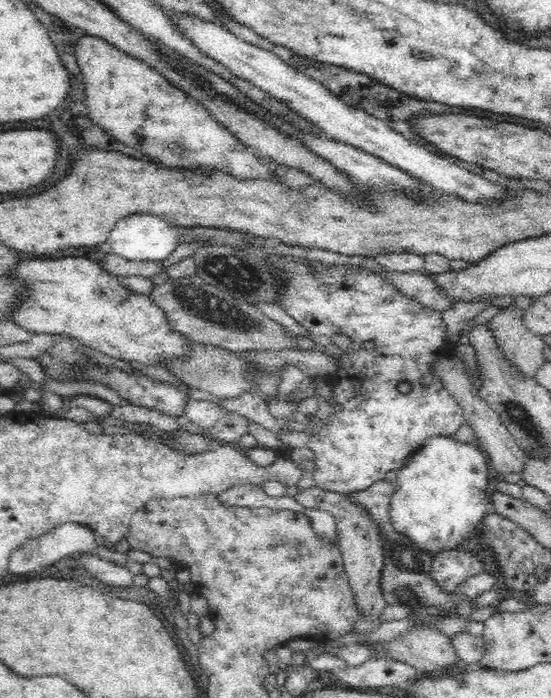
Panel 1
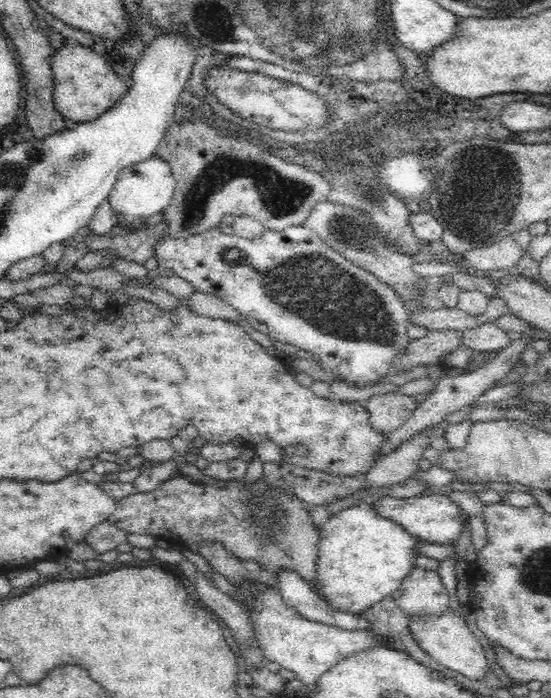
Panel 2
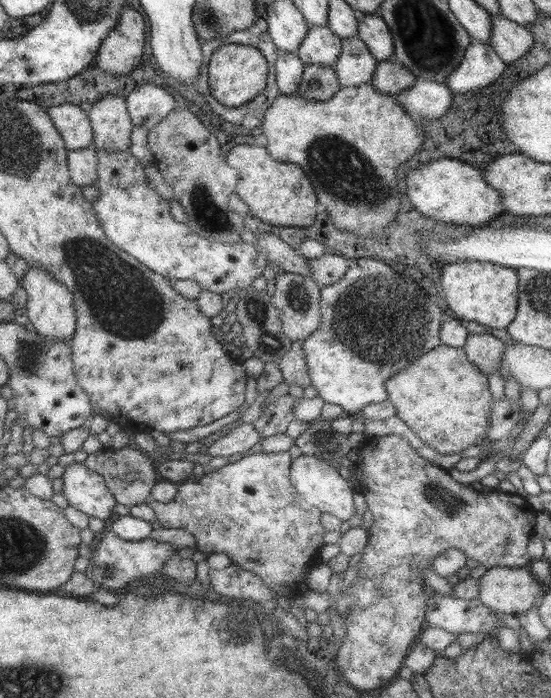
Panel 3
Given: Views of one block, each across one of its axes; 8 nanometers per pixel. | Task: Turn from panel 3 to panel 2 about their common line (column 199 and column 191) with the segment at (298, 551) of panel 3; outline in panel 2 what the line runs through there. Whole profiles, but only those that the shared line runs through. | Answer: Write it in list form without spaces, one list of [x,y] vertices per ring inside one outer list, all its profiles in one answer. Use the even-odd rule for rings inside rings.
[[[183,474],[163,480],[154,490],[125,496],[116,503],[116,508],[108,521],[120,530],[130,534],[149,534],[165,540],[174,547],[198,553],[200,542],[219,542],[232,556],[240,560],[254,560],[264,570],[278,576],[281,571],[294,571],[312,589],[323,588],[319,582],[318,546],[320,528],[312,519],[311,507],[298,496],[282,488],[272,487],[264,475],[249,483],[240,484],[236,478],[224,481],[224,486],[202,484],[200,480]]]

